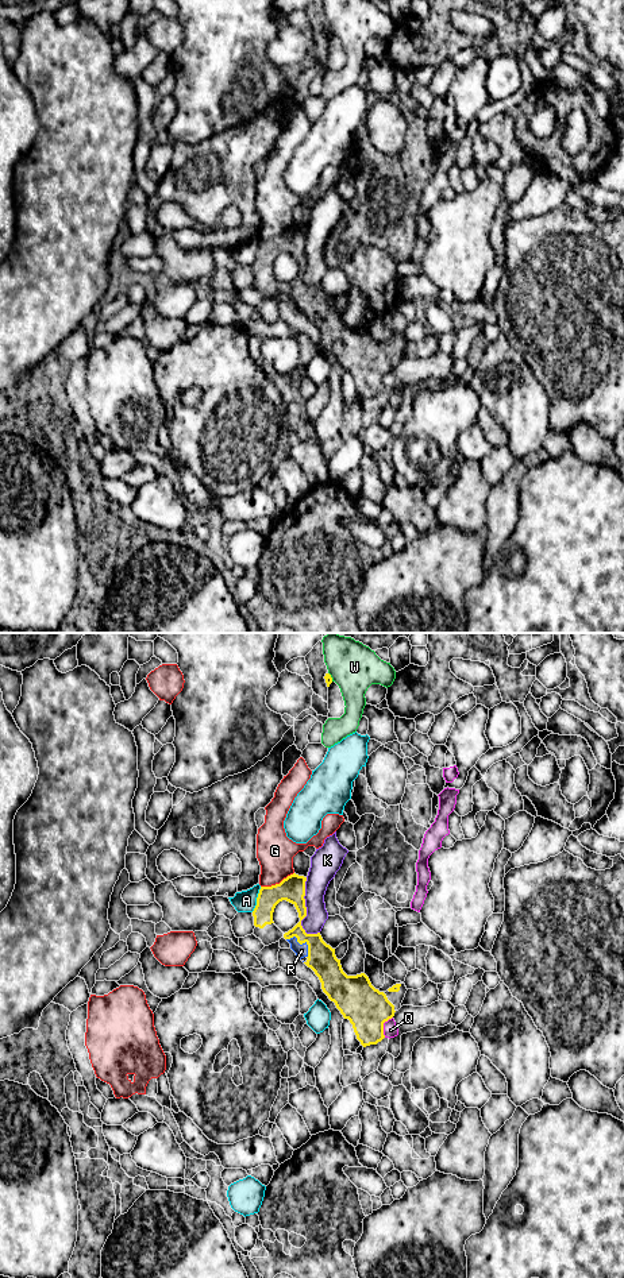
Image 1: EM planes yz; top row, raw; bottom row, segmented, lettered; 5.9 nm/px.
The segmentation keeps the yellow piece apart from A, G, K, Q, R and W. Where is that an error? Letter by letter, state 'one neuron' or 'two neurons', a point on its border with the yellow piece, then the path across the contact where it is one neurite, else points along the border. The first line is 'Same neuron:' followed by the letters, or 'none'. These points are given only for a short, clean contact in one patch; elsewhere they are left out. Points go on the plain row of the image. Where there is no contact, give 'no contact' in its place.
Same neuron: R
A: two neurons; meets yellow in yz at (257, 251)
G: two neurons; meets yellow in yz at (277, 236)
K: two neurons; meets yellow in yz at (305, 262)
Q: two neurons; meets yellow in yz at (382, 378); border along yz (392, 369), (384, 375), (384, 389)
R: one neuron; meets yellow in yz at (301, 296); runs through yz (322, 312), (301, 296), (301, 302)
W: two neurons; meets yellow in yz at (330, 29)

